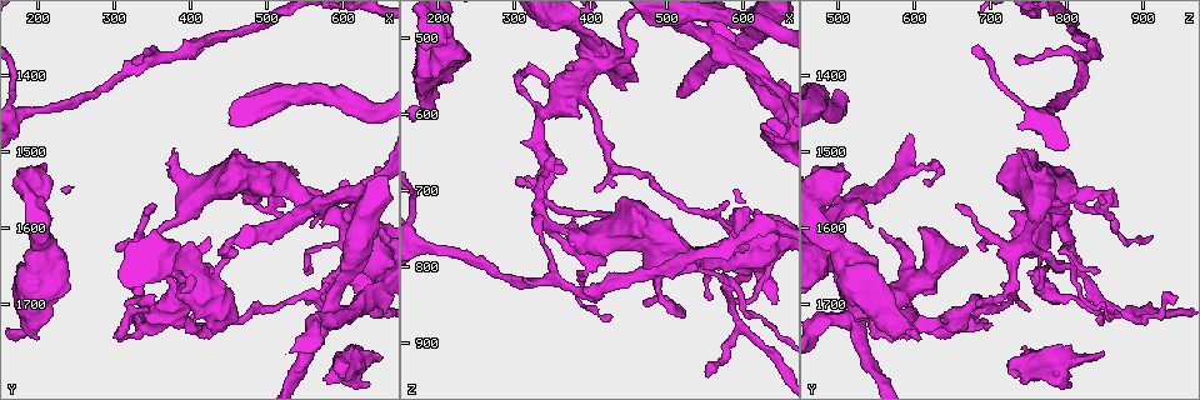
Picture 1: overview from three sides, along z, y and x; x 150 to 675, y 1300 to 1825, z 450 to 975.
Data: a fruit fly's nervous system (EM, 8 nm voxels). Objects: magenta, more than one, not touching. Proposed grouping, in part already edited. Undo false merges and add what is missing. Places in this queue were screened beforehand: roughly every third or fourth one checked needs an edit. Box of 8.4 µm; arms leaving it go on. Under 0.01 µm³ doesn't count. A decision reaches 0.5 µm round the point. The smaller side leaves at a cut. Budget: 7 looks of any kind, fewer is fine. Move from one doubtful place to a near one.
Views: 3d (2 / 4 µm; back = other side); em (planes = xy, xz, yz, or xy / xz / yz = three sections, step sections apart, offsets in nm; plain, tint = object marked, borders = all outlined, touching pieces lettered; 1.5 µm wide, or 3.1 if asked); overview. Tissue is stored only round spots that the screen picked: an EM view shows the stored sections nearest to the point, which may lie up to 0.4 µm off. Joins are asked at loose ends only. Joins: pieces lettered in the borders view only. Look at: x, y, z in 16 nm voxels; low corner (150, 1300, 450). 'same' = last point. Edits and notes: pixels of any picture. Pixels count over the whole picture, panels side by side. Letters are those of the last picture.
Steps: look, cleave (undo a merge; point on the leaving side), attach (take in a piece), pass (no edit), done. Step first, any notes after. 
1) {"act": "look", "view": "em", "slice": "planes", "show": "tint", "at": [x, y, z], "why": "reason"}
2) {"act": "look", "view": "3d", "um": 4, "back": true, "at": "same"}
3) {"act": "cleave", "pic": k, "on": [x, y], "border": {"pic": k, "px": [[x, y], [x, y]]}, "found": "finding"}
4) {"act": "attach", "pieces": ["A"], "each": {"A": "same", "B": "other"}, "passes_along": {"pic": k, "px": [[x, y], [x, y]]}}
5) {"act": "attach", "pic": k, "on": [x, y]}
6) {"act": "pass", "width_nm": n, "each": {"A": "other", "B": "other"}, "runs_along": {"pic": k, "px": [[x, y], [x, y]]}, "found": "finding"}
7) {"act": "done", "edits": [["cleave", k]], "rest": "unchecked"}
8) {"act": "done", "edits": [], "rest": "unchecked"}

{"act": "look", "view": "3d", "um": 2, "at": [315, 1735, 545], "why": "closes a loop"}

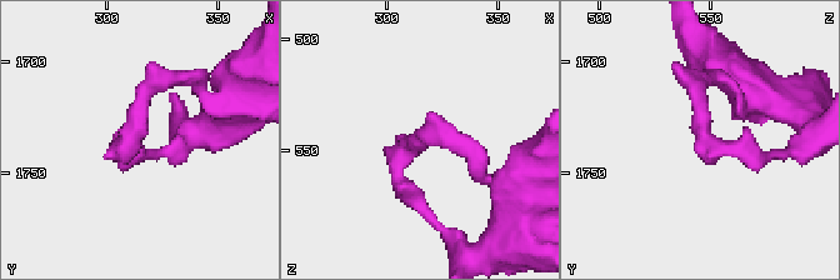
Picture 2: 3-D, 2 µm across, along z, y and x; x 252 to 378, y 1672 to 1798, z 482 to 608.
{"act": "look", "view": "em", "slice": "xy", "step": 8, "show": "tint", "at": [314, 1730, 544], "why": "shape alone is not enough"}

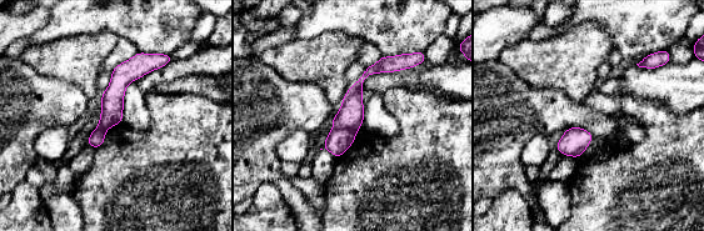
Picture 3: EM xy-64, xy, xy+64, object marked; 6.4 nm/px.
{"act": "look", "view": "em", "slice": "planes", "show": "borders", "at": "same", "why": "another direction"}

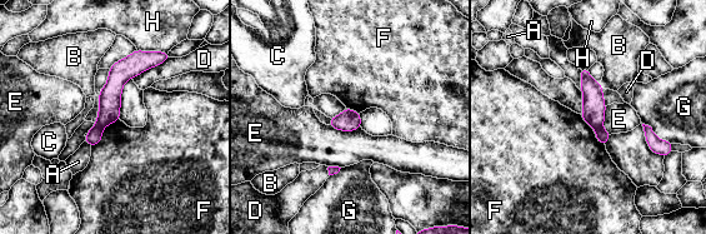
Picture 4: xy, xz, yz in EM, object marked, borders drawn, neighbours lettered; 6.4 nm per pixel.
{"act": "cleave", "pic": 4, "on": [110, 96], "each": {"A": "other", "B": "other", "C": "other", "D": "other", "E": "other", "F": "other", "G": "other", "H": "other"}, "part_leaving": {"pic": 4, "px": [[158, 59], [114, 84], [99, 122]]}, "found": "a second neuron is stuck on"}

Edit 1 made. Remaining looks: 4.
{"act": "look", "view": "overview", "why": "see it whole again"}

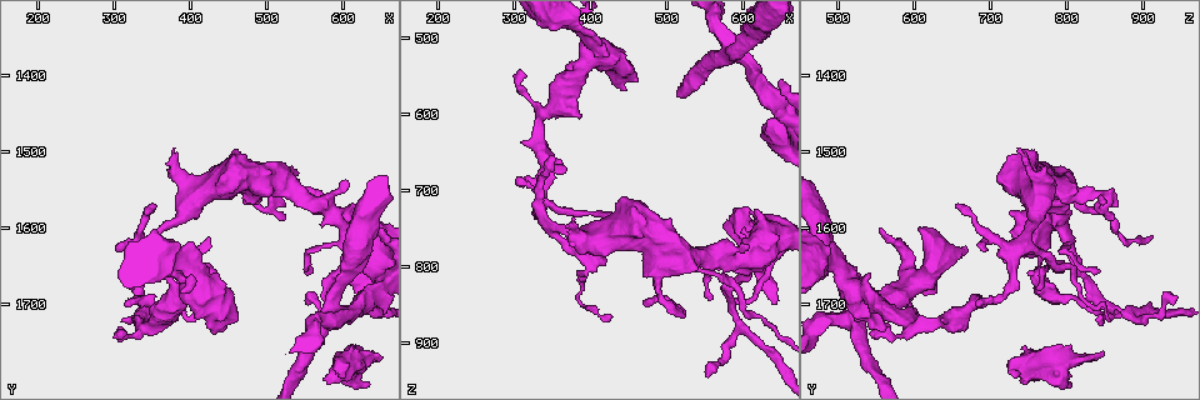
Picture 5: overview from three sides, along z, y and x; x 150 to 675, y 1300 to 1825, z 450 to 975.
{"act": "look", "view": "3d", "um": 4, "at": [380, 1500, 735], "why": "an open end"}

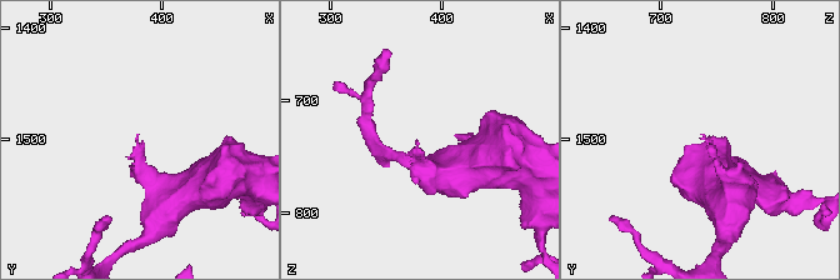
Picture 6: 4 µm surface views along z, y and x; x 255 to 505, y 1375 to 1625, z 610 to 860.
{"act": "look", "view": "em", "slice": "planes", "show": "borders", "at": [380, 1498, 738]}

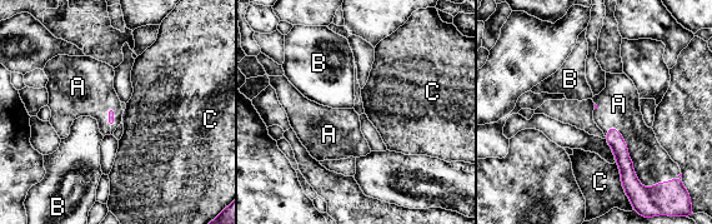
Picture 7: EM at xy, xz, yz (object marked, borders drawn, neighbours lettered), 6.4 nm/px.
{"act": "attach", "pieces": ["A"], "longest_contact_nm": ["A", 460], "each": {"A": "same", "B": "other", "C": "other"}, "passes_along": {"pic": 7, "px": [[637, 193], [627, 155], [652, 164]]}, "found": "the neuron continues"}

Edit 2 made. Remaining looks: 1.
{"act": "done", "edits": [["cleave", 4], ["attach", 7]], "rest": "unchecked"}

